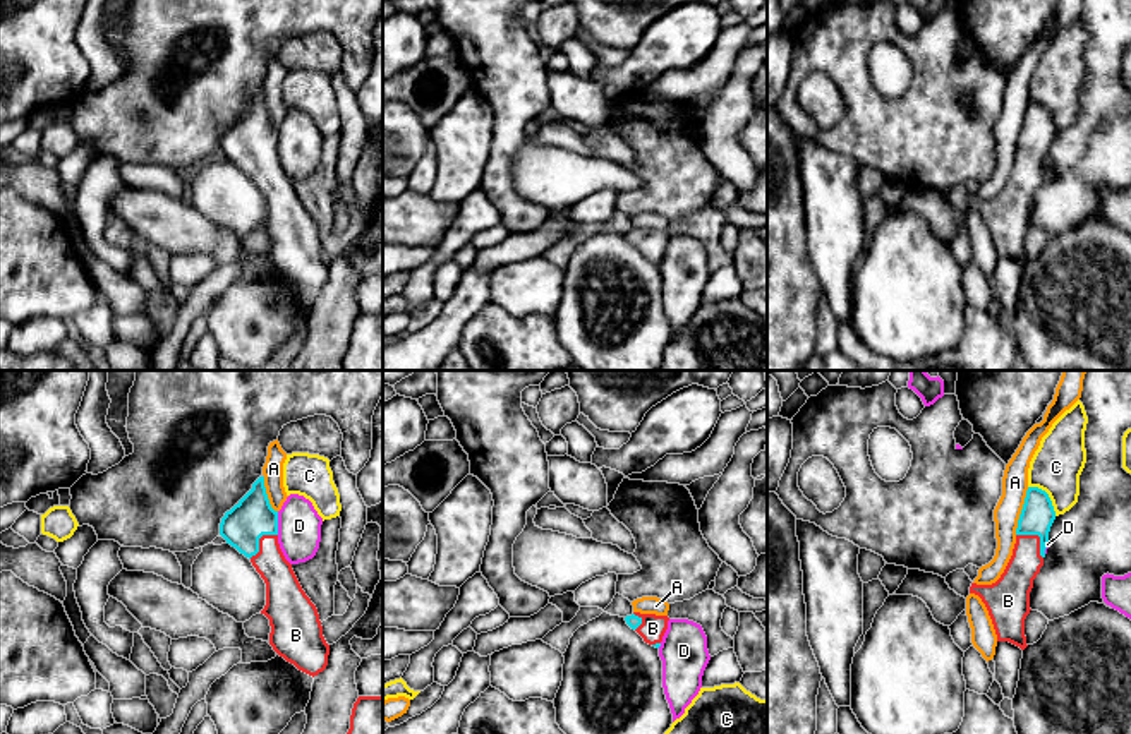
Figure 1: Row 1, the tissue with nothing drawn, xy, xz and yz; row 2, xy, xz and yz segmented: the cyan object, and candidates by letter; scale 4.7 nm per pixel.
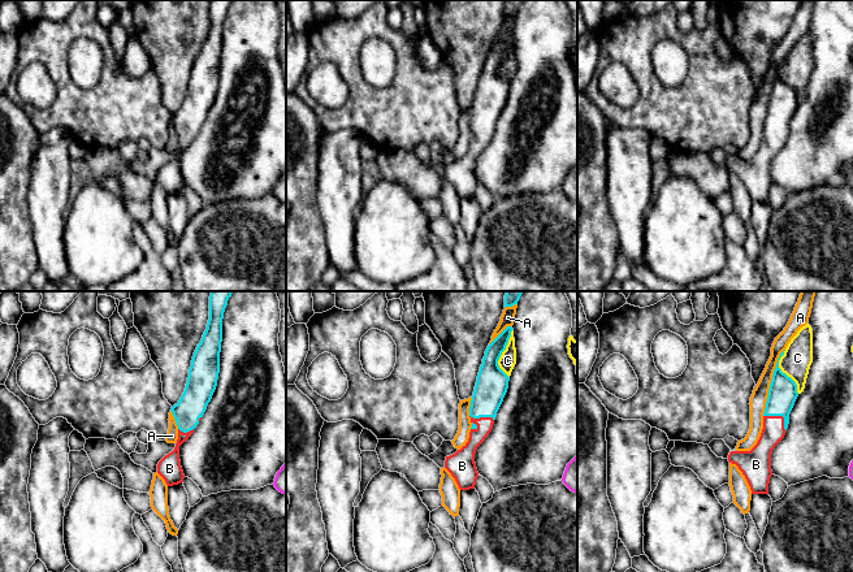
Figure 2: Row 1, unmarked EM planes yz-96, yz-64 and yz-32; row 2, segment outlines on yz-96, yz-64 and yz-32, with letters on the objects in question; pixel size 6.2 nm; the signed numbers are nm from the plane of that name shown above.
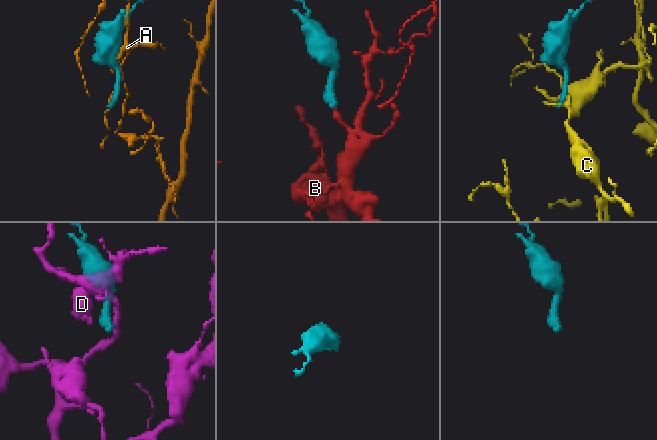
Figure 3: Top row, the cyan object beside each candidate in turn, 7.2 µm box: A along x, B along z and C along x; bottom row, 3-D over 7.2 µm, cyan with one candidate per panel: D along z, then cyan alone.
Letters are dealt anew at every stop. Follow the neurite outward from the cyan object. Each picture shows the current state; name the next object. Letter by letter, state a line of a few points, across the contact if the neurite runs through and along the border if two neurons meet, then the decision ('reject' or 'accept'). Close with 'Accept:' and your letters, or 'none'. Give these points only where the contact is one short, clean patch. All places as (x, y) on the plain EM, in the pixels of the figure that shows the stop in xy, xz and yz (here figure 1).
A: reject
B: line yz (1037, 131), (1039, 151), (1030, 160), (1016, 198); accept
C: reject
D: line xy (277, 127), (278, 150); reject
Accept: B

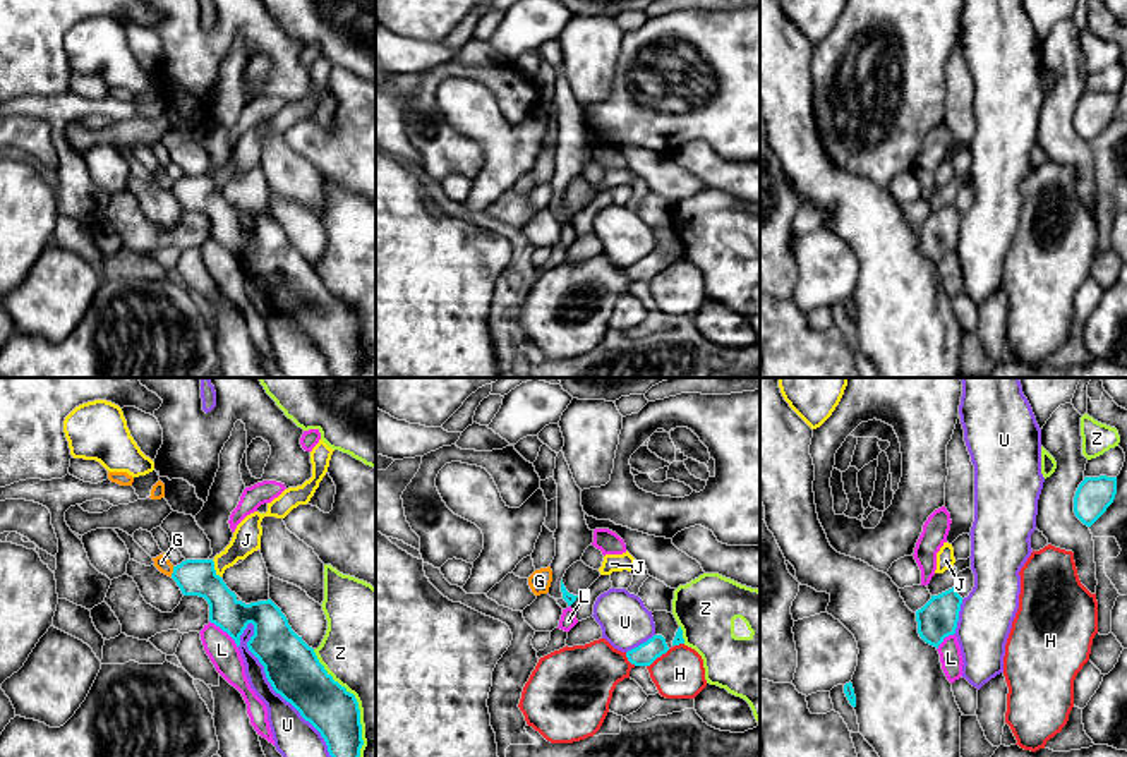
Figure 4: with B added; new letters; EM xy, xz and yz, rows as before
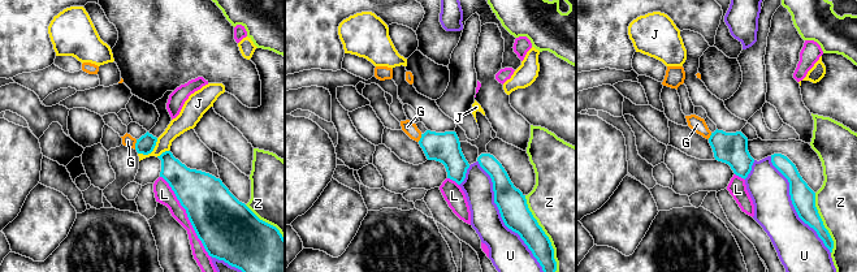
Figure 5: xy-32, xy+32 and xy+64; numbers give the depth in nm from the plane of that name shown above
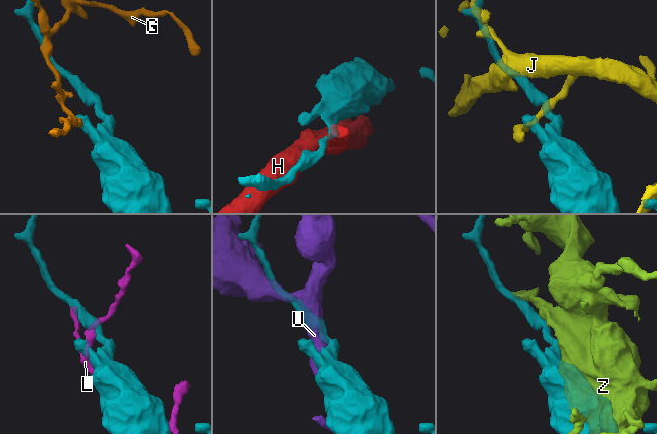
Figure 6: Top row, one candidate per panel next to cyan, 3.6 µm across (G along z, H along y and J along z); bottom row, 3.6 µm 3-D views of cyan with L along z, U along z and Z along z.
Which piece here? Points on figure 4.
G: reject
H: reject
J: reject
L: reject
U: reject
Z: reject
Accept: none

